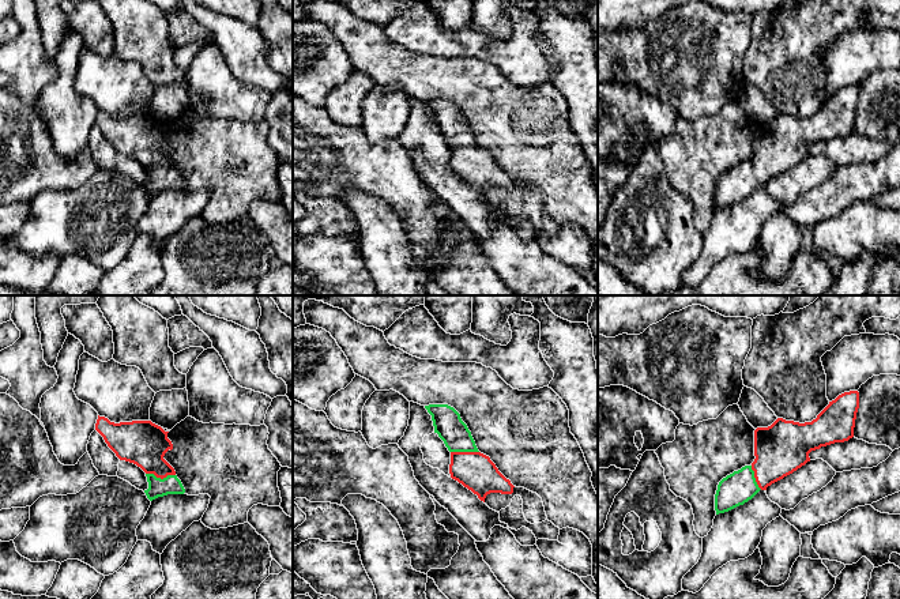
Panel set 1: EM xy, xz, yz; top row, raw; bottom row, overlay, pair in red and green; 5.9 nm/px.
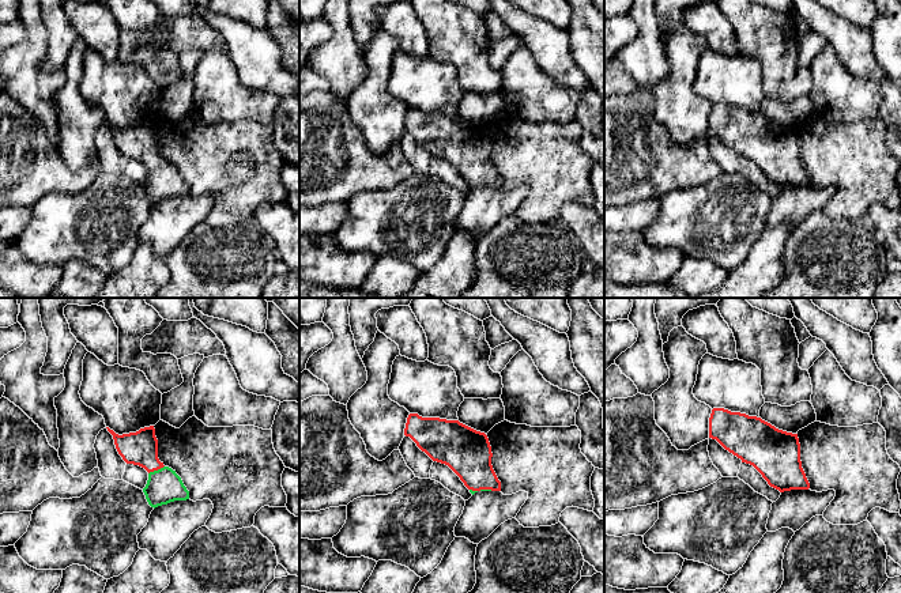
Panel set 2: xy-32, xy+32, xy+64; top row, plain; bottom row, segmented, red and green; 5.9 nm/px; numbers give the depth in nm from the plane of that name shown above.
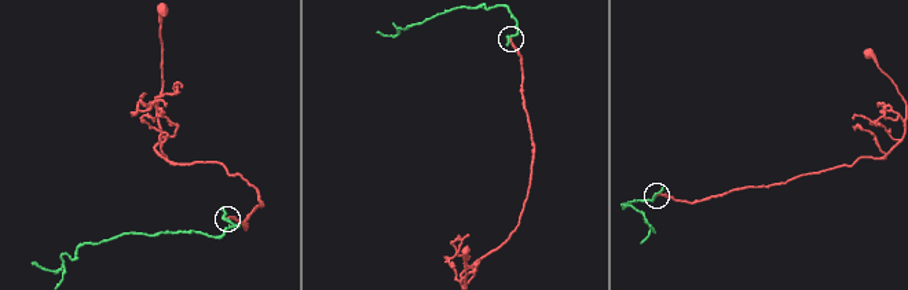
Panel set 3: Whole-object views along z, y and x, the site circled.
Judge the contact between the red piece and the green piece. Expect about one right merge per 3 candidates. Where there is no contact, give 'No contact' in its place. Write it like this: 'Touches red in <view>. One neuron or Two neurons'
Touches red in xy. One neuron

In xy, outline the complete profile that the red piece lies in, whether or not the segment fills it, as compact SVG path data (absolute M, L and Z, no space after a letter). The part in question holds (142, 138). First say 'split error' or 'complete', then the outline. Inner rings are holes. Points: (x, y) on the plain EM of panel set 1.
split error | M99 110L95 125L120 155L133 158L146 167L148 184L144 188L150 196L185 188L174 163L163 154L173 144L169 127L151 116L114 118Z

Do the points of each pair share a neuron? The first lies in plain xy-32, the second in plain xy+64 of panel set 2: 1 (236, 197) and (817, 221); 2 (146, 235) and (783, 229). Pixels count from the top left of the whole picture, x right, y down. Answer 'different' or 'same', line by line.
1: different
2: different

